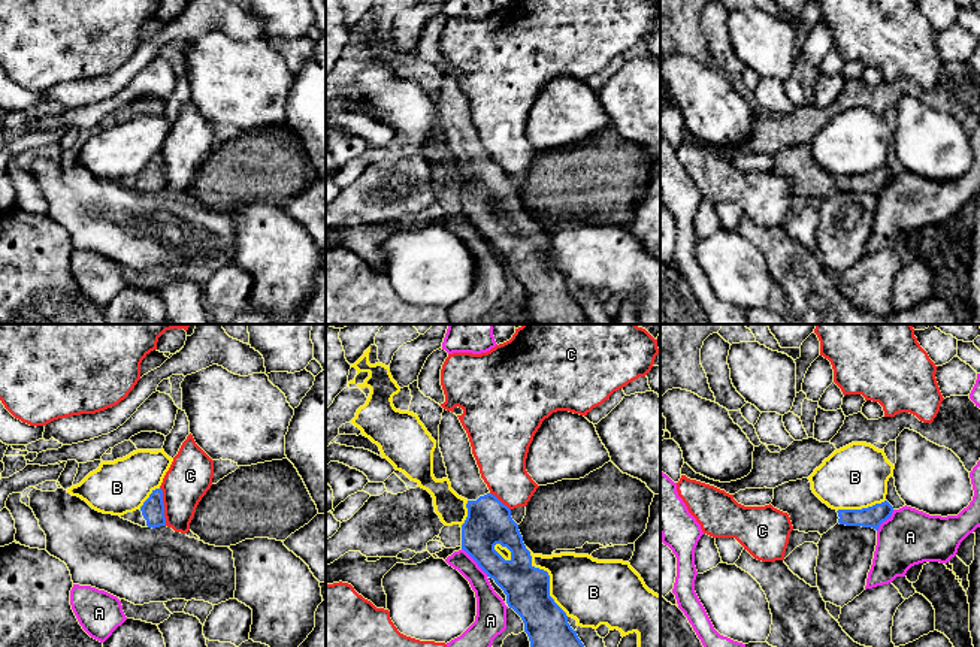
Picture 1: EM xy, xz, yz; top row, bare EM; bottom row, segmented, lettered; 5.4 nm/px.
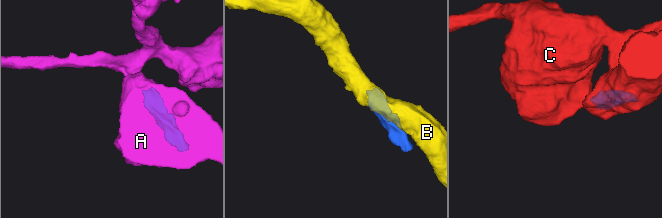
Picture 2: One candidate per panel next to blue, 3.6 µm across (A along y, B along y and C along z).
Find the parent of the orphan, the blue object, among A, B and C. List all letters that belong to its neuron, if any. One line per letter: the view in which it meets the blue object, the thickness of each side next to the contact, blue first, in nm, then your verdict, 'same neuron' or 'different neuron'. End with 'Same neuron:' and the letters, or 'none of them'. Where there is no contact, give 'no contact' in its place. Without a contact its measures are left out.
A: xz | 240/140 nm | different neuron
B: xz | 240/340 nm | different neuron
C: xy | 130/240 nm | different neuron
Same neuron: none of them

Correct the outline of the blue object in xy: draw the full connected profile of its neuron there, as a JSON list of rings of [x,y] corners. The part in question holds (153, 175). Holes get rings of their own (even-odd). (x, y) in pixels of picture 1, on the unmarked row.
[[[152,155],[149,163],[143,167],[143,170],[139,175],[121,181],[121,184],[128,185],[142,193],[155,194],[160,191],[166,191],[163,155]]]

